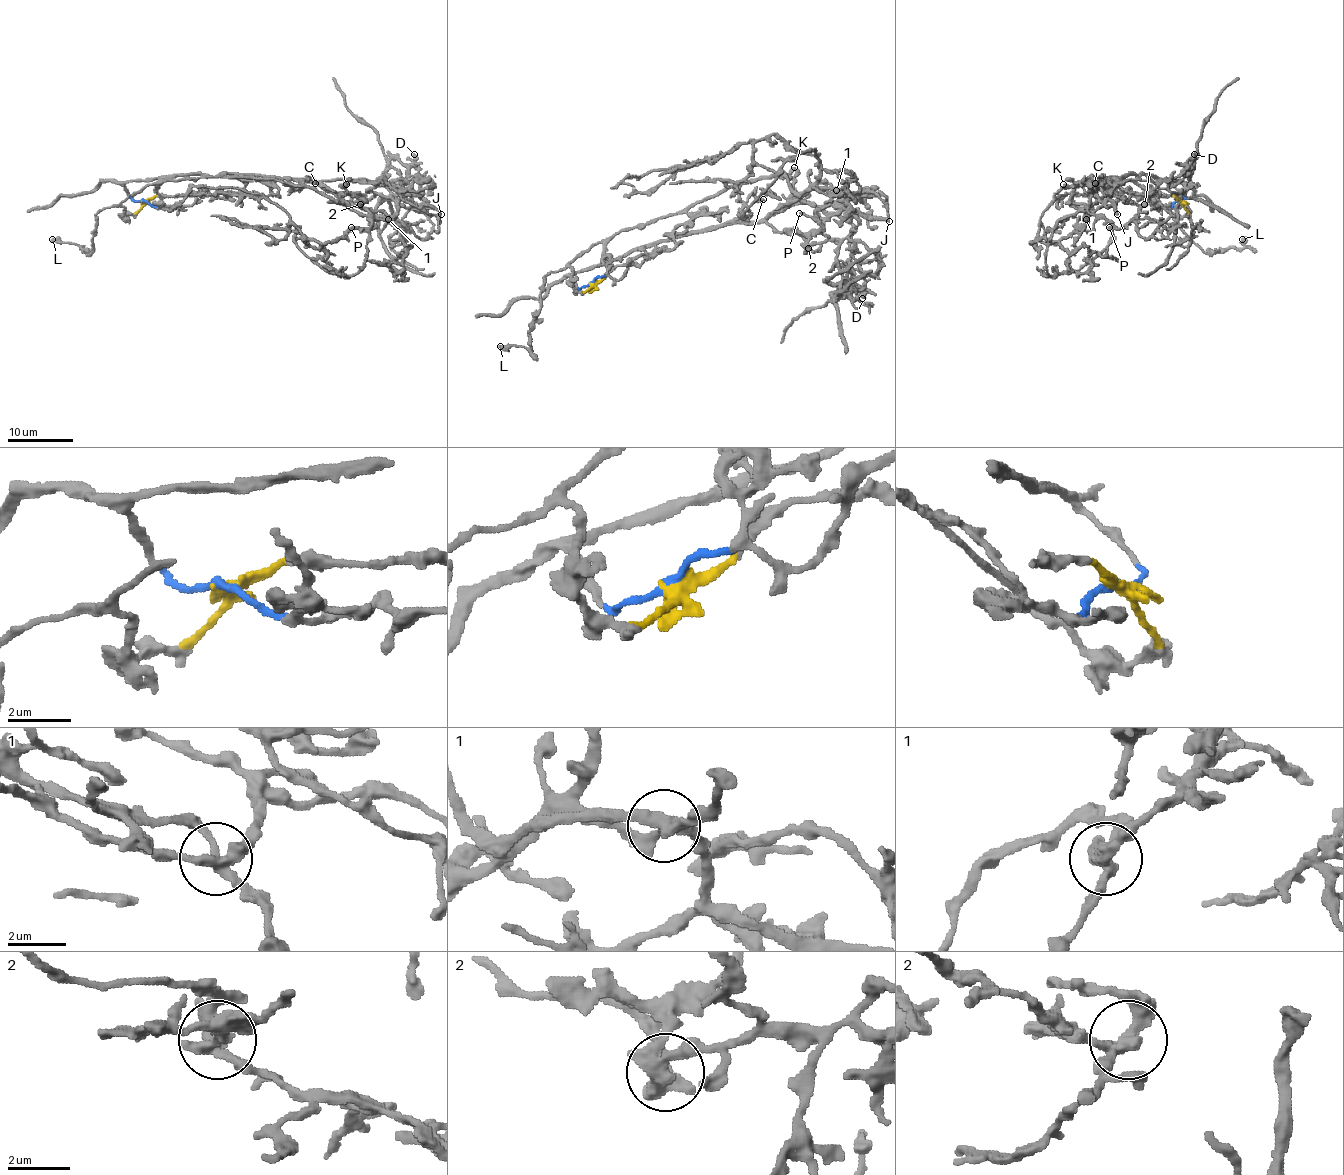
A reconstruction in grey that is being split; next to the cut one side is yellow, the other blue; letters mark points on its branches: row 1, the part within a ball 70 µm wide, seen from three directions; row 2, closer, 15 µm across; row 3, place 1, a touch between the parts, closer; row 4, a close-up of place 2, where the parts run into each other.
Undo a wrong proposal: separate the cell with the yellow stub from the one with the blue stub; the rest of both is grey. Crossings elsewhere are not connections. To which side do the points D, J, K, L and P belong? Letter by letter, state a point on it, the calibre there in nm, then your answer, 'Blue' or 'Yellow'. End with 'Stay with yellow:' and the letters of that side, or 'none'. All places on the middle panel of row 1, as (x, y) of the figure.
D: Place: (862, 298). Thickness 400 nm. Blue
J: Place: (889, 221). Thickness 260 nm. Yellow
K: Place: (794, 167). Thickness 320 nm. Blue
L: Place: (500, 346). Thickness 400 nm. Yellow
P: Place: (799, 213). Thickness 220 nm. Blue
Stay with yellow: J, L

